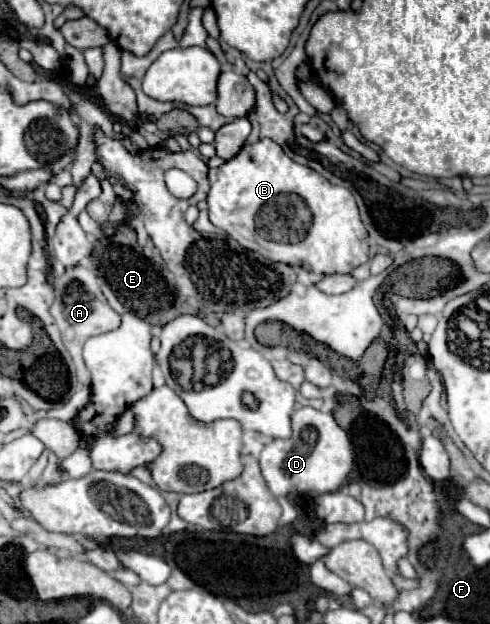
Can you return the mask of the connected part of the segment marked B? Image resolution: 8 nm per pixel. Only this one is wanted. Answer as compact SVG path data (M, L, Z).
M271 138L245 144L239 154L227 160L223 166L209 168L209 182L209 220L247 250L259 252L273 262L299 264L317 274L349 274L369 260L367 230L359 218L353 194L343 186L331 184L309 166L301 166L291 160Z

